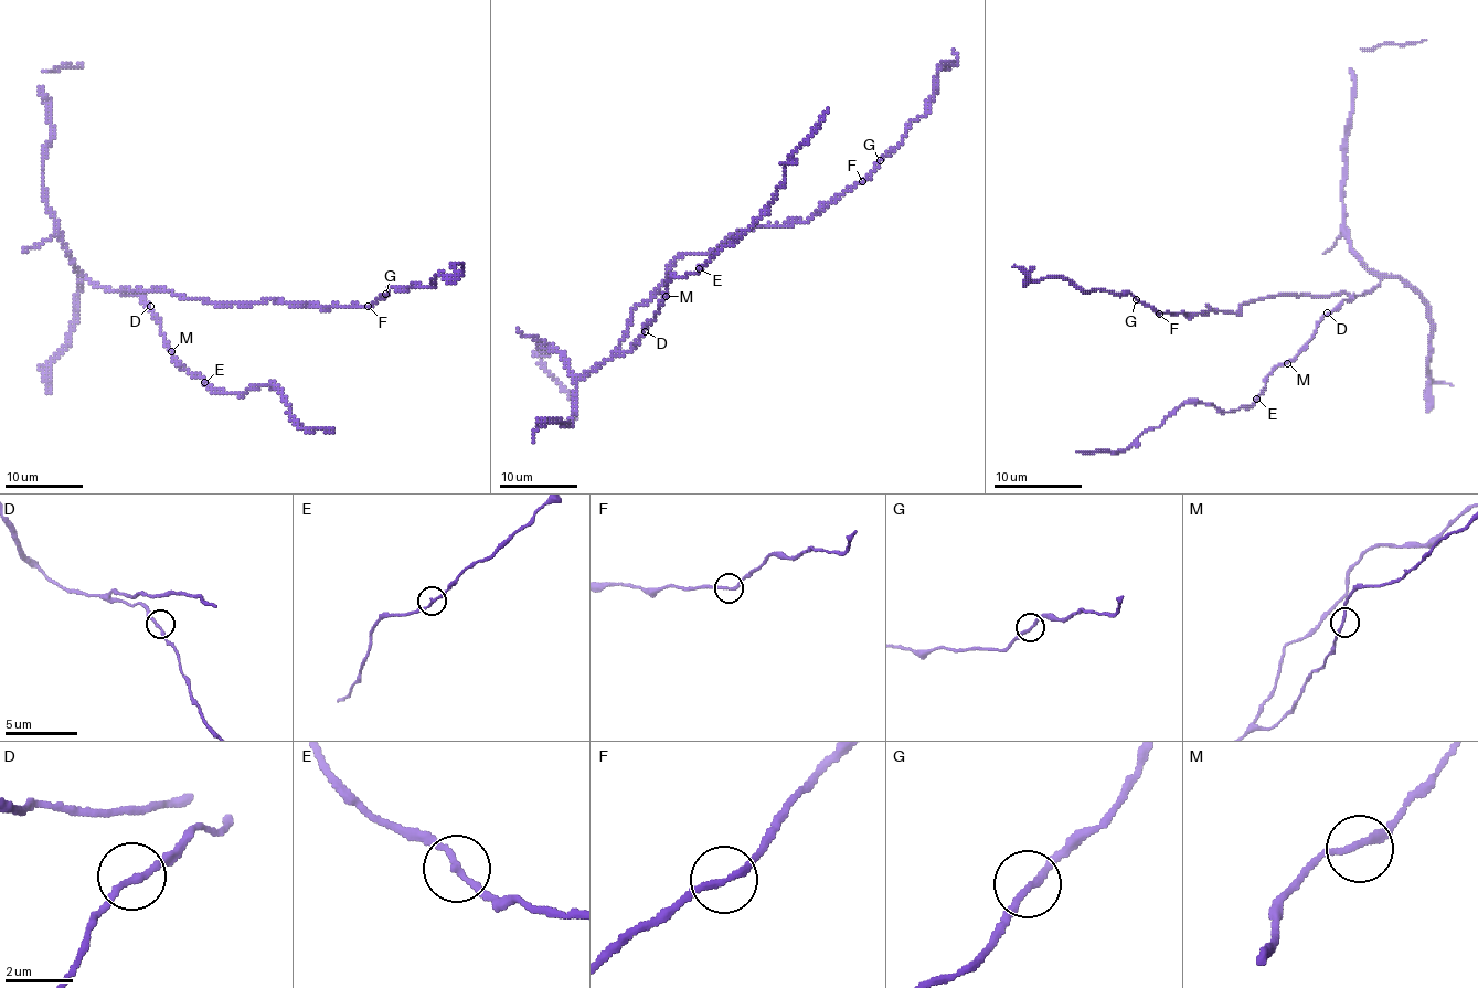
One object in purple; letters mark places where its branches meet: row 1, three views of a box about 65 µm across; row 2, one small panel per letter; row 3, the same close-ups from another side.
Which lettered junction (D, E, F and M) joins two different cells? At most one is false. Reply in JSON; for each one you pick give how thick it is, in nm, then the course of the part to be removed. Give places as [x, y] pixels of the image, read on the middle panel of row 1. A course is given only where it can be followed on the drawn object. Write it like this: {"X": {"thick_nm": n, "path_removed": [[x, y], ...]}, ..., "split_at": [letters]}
{"split_at": []}

